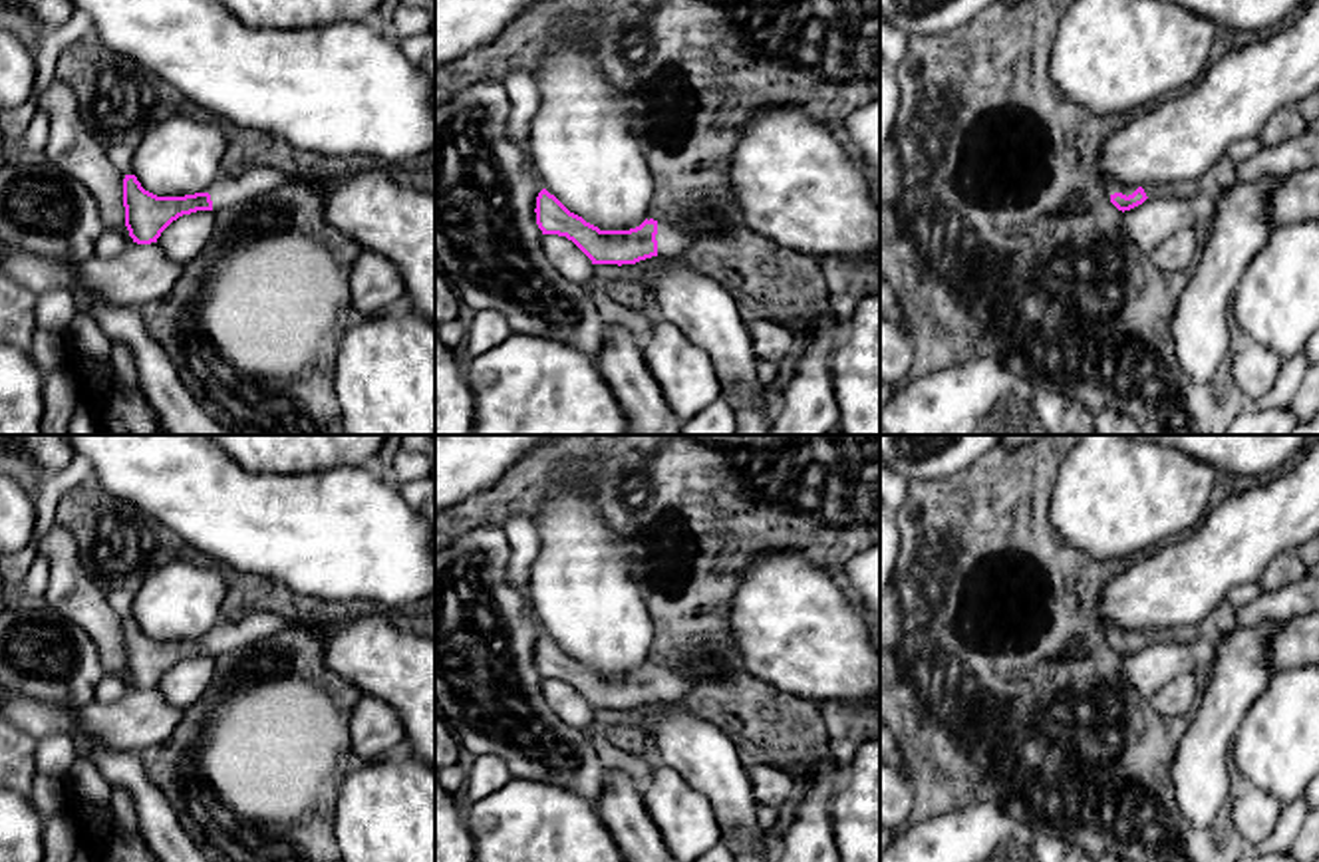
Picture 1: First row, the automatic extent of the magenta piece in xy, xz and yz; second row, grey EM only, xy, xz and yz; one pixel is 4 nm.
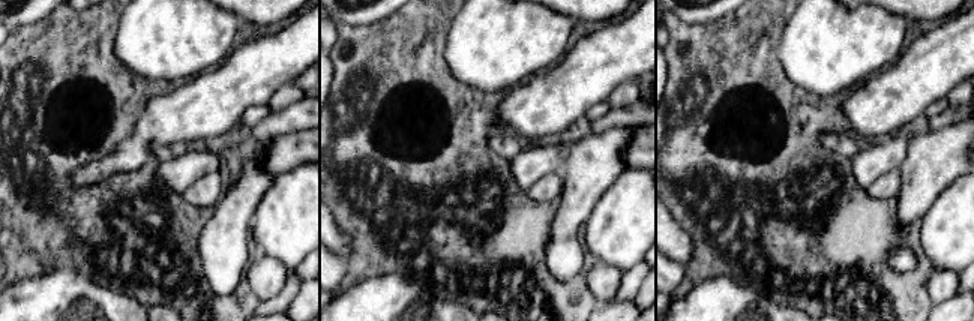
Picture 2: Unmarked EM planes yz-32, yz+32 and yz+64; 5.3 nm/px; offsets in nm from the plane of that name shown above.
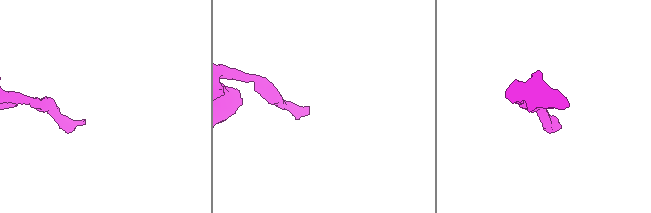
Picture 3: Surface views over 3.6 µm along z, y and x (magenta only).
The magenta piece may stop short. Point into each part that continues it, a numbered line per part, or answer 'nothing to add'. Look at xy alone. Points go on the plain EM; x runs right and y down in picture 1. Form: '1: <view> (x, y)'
1: xy (255, 624)

